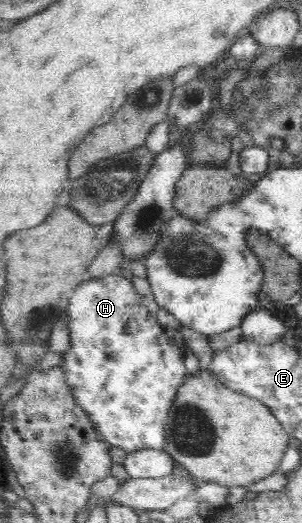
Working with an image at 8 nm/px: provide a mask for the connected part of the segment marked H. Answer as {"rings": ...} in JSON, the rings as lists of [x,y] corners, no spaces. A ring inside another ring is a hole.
{"rings":[[[109,274],[101,280],[84,280],[75,288],[68,302],[70,346],[64,353],[67,385],[79,404],[95,423],[101,438],[112,447],[119,447],[127,454],[139,449],[165,451],[164,424],[168,410],[173,406],[177,390],[187,372],[183,363],[184,349],[171,350],[169,336],[159,326],[154,314],[142,304],[132,282],[120,274]]]}

